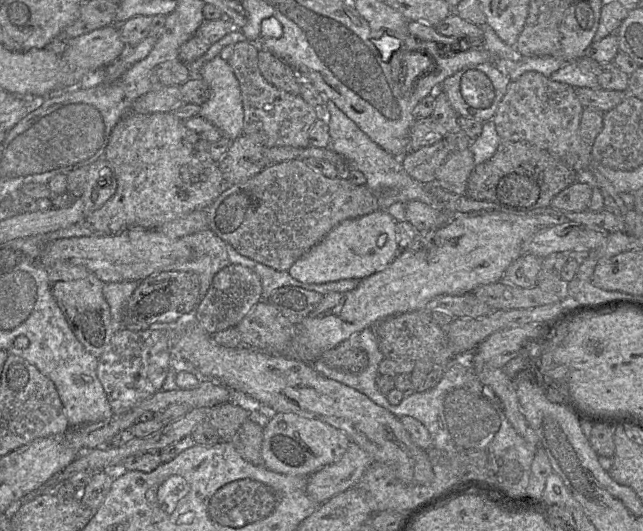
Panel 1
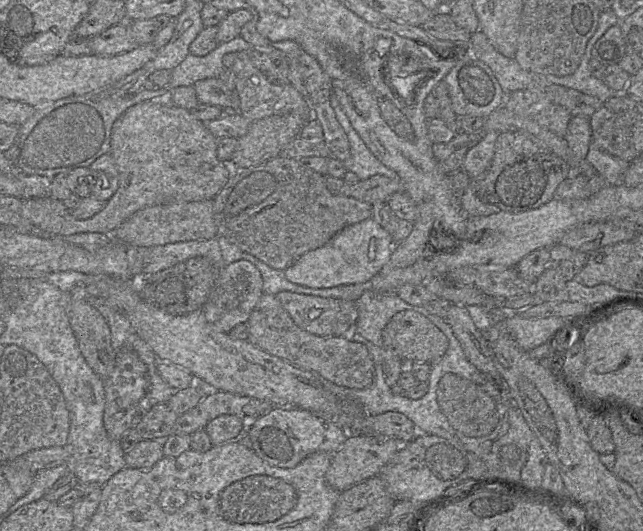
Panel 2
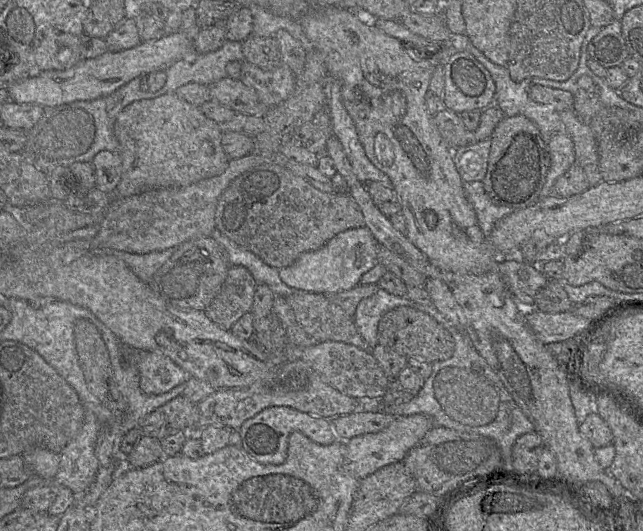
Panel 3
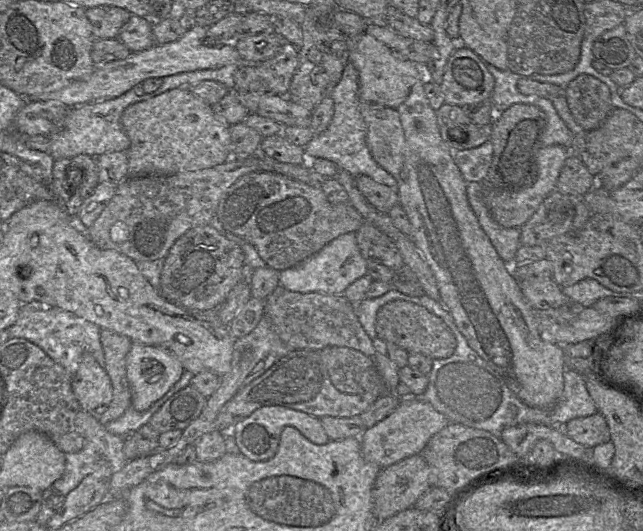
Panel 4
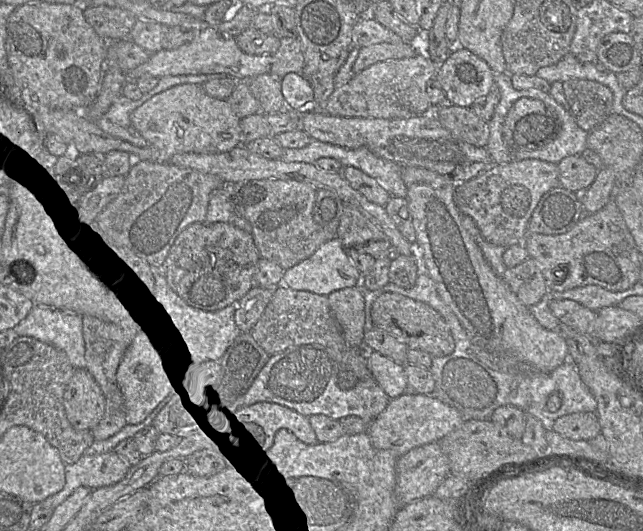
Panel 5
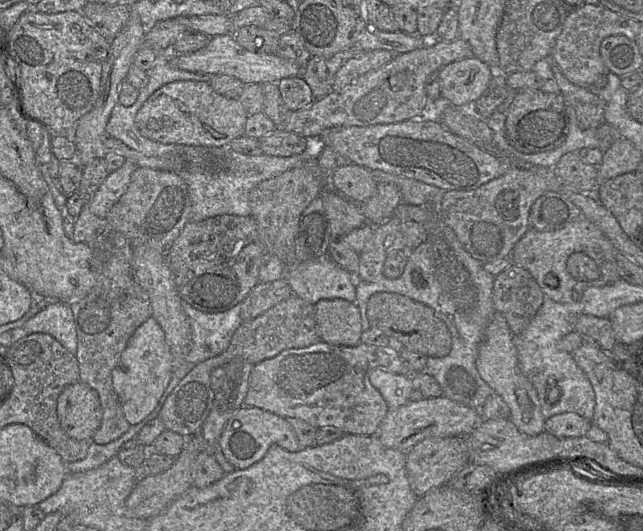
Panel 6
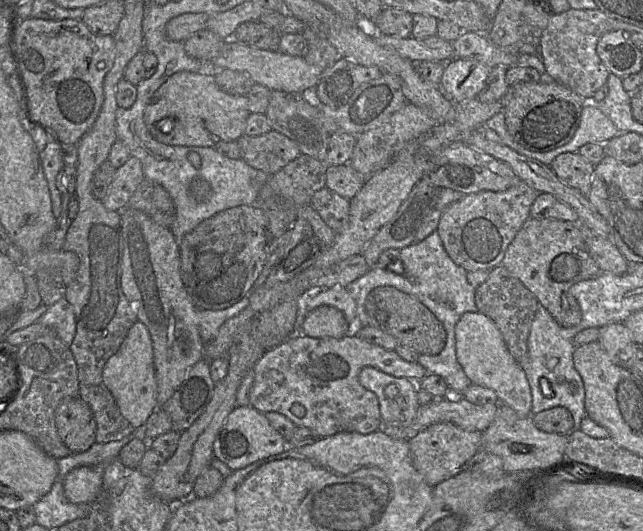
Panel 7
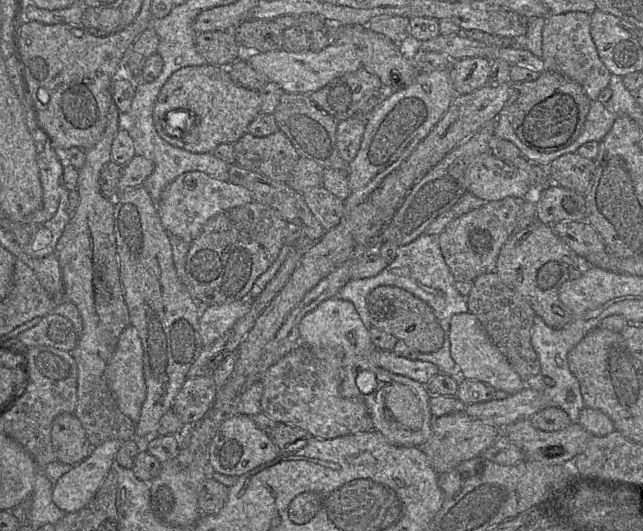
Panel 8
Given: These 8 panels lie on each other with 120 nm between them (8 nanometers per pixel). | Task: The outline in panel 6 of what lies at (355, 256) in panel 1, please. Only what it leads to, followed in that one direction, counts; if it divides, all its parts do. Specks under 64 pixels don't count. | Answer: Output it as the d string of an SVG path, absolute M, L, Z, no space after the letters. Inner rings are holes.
M327 255L289 269L284 277L295 295L313 305L325 299L356 299L353 275Z

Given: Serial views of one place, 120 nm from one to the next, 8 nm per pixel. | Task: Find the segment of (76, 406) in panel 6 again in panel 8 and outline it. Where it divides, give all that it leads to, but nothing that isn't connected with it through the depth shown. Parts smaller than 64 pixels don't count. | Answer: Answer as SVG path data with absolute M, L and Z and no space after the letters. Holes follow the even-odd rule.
M62 413L54 419L51 442L56 460L68 465L78 465L92 449L85 429L73 413Z

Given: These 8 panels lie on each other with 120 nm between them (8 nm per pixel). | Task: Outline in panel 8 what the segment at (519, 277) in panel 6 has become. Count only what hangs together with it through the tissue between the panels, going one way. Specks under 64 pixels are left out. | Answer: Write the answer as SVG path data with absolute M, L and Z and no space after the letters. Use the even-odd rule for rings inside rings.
M496 271L482 274L472 281L467 305L468 312L478 319L492 343L523 381L540 372L540 362L530 342L535 313L519 293L501 280Z

